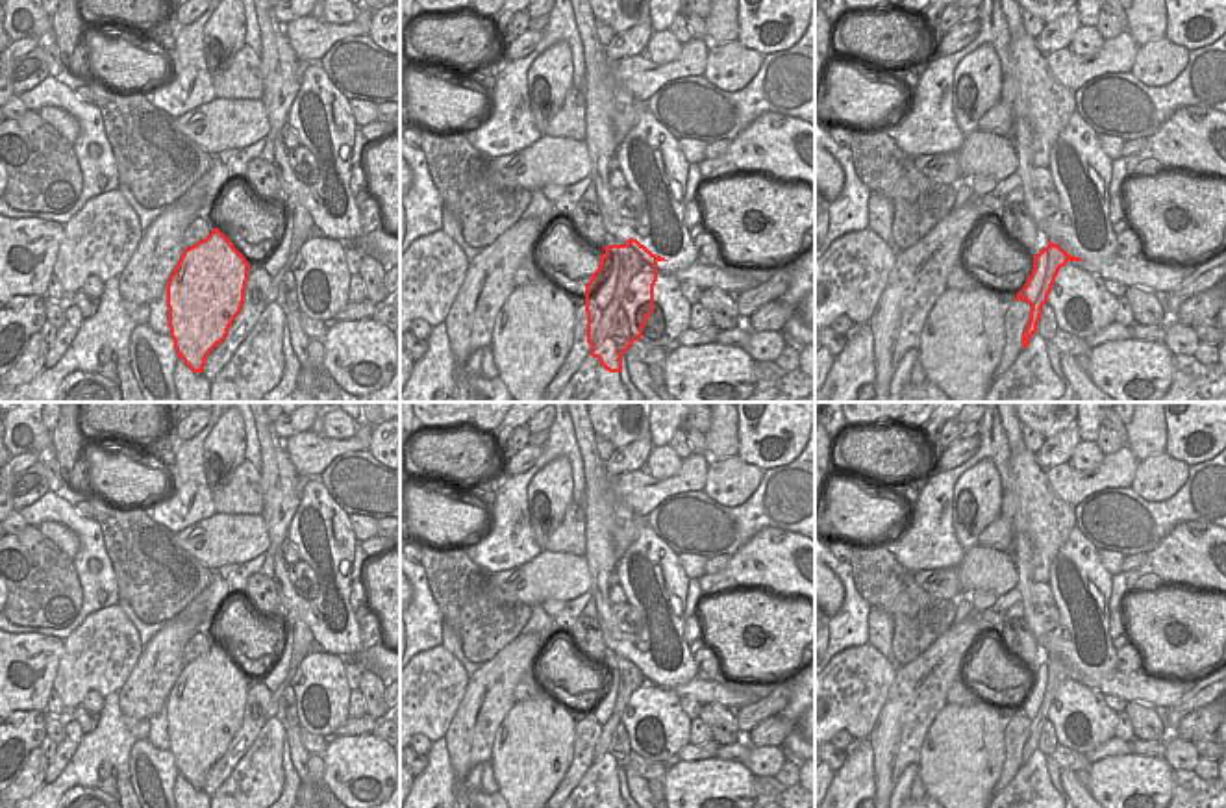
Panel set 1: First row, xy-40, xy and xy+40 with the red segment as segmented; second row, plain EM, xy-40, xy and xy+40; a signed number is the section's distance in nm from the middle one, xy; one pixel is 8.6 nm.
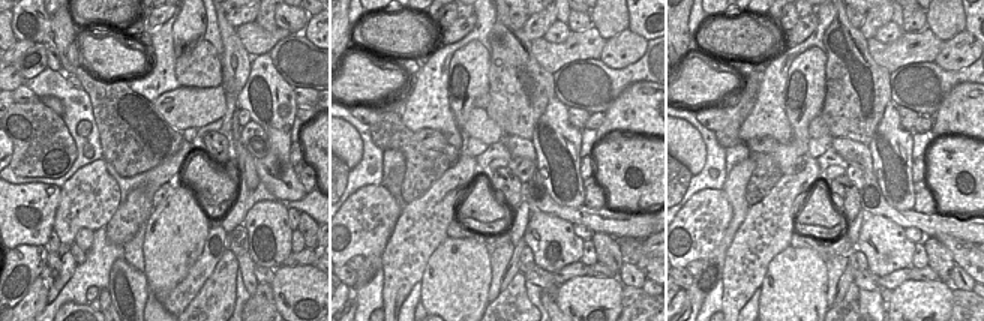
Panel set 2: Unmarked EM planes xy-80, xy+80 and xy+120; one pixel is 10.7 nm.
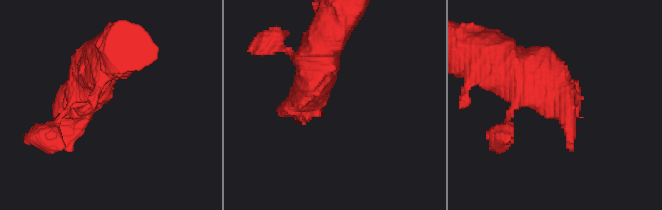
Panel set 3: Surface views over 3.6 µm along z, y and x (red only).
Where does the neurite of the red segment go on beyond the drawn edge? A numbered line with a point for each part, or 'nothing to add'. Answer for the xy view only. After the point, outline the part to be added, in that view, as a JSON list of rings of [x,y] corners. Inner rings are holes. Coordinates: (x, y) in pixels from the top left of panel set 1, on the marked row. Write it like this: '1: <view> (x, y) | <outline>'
1: xy (525, 341) | [[[530,282],[496,337],[478,361],[459,371],[457,380],[469,380],[472,374],[480,380],[485,372],[511,376],[513,371],[524,371],[532,385],[548,389],[554,341],[580,337],[587,343],[585,285],[587,282],[578,300],[569,300],[548,298]]]

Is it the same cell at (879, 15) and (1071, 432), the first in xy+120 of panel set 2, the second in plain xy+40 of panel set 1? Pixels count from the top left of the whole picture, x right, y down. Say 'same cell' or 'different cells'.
same cell

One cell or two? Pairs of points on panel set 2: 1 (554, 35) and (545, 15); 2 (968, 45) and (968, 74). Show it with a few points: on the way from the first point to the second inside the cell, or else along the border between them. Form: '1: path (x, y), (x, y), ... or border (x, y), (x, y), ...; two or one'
1: border (555, 20), (542, 36); two
2: border (935, 60), (945, 69), (968, 66); two

